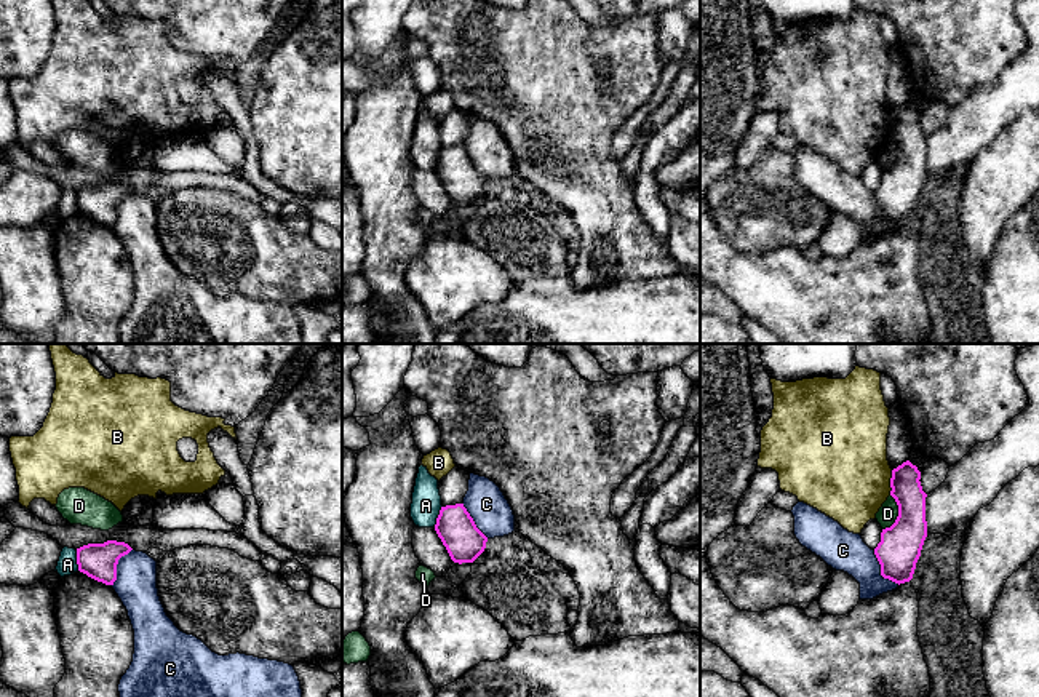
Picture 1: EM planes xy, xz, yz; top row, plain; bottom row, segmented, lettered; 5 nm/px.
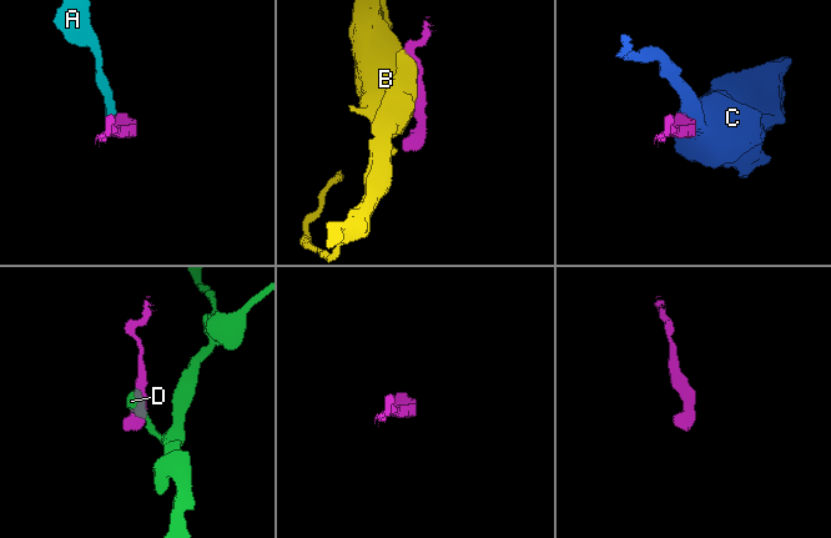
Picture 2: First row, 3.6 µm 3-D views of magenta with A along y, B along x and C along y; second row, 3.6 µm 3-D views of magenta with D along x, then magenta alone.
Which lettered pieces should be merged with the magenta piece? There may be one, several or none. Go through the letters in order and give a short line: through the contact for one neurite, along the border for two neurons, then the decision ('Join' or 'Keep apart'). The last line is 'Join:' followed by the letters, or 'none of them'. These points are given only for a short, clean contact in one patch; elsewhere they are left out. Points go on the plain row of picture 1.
A: Line: xz (441, 147), (433, 168). Keep apart
B: Keep apart
C: Line: yz (873, 192), (879, 215), (899, 226). Keep apart
D: Join
Join: D

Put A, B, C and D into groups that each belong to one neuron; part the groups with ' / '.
A / B / C / D

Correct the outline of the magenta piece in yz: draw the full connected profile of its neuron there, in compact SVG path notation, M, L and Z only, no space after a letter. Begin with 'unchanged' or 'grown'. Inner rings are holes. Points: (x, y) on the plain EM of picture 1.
unchanged; M910 102L892 112L890 137L898 147L898 158L890 169L882 171L874 197L881 217L895 225L913 221L916 205L927 179L926 139L921 114Z

